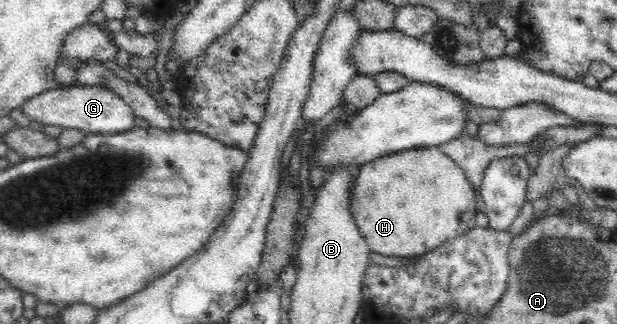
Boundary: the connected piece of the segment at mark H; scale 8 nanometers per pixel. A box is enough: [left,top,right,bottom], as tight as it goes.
[350,147,480,257]

